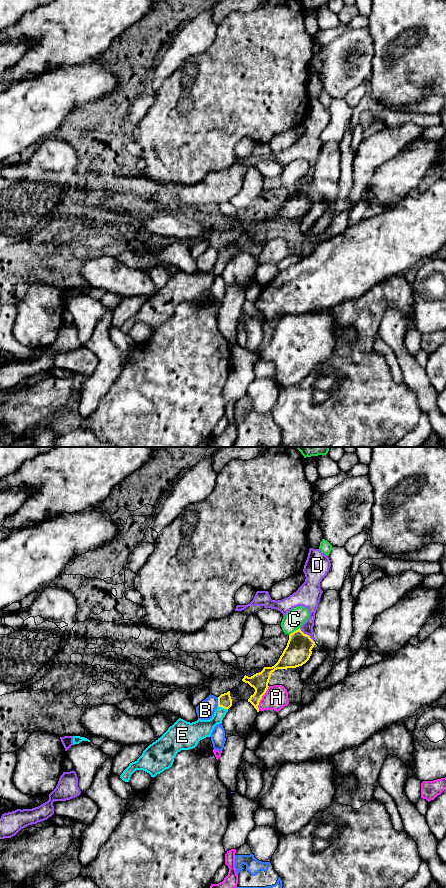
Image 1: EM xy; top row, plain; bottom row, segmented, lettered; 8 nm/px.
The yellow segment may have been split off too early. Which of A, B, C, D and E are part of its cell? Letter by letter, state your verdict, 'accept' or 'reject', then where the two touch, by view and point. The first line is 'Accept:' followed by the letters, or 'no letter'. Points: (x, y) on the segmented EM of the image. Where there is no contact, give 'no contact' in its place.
Accept: E
A: reject | xy (261, 698)
B: reject | xy (218, 702)
C: reject | xy (294, 631)
D: reject | xy (306, 634)
E: accept | xy (223, 707)

